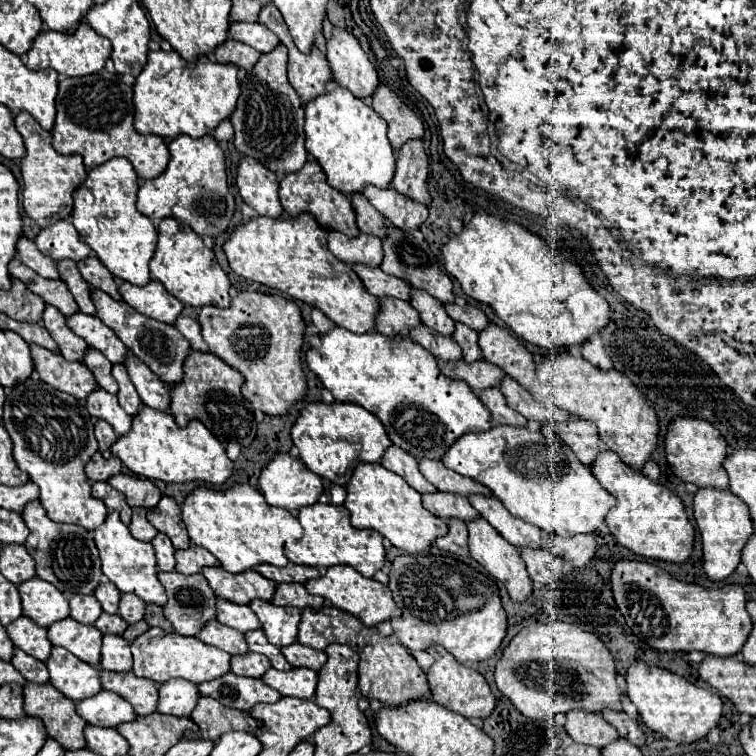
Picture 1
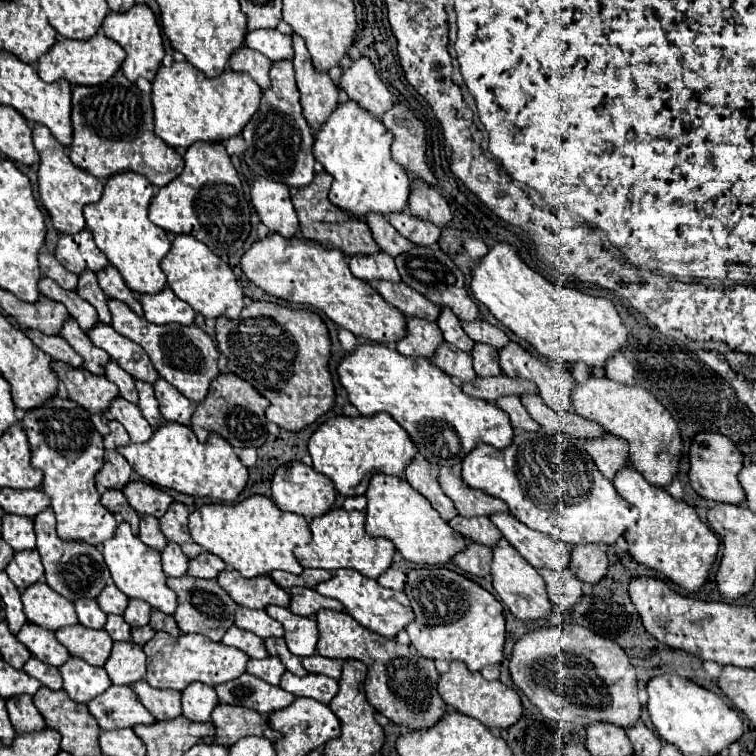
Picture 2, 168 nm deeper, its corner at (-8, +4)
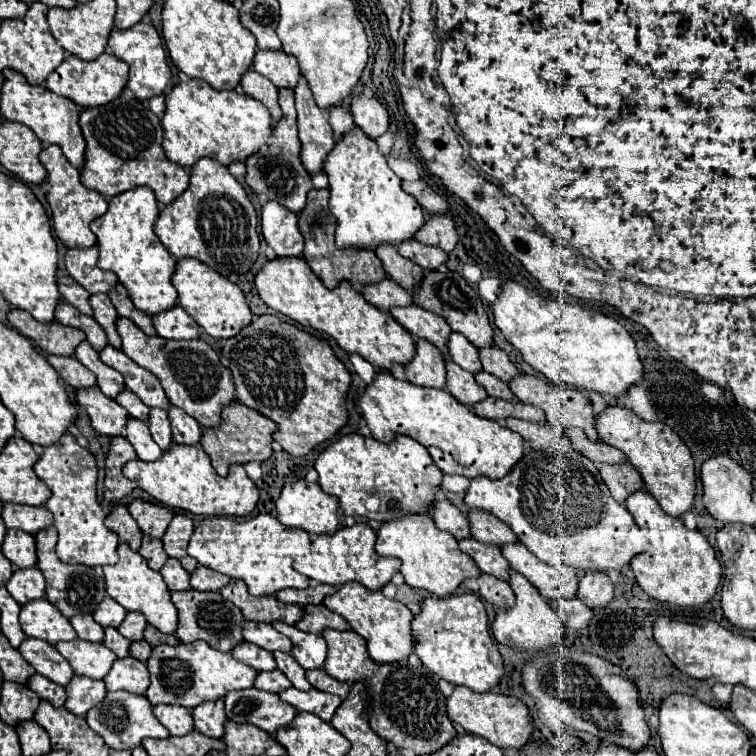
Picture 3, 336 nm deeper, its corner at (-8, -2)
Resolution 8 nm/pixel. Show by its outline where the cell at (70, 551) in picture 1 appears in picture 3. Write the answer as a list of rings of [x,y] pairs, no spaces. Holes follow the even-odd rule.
[[[56,527],[44,529],[36,535],[36,549],[38,549],[38,563],[36,567],[42,571],[46,579],[46,599],[64,615],[74,617],[82,613],[94,613],[98,603],[106,597],[104,577],[86,565],[68,565],[62,563],[56,555]]]

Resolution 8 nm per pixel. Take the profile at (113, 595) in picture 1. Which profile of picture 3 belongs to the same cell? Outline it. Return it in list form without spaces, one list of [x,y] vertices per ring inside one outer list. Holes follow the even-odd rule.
[[[104,597],[102,603],[98,605],[98,609],[94,611],[94,619],[102,627],[120,627],[120,623],[124,621],[124,617],[126,617],[126,609],[122,609],[110,597]]]

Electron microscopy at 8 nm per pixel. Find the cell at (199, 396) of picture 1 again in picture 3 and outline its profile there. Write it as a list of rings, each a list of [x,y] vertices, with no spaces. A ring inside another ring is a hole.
[[[234,401],[230,405],[224,407],[222,411],[222,425],[218,429],[206,429],[200,445],[202,449],[210,455],[214,469],[218,471],[218,475],[226,477],[228,475],[228,467],[232,463],[250,463],[250,461],[266,461],[272,455],[272,435],[276,431],[276,423],[272,419],[262,417],[258,411]]]

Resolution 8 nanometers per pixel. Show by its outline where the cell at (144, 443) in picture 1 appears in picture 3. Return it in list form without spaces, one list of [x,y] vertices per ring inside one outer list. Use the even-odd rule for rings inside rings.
[[[172,445],[158,461],[128,461],[124,465],[124,475],[132,479],[150,497],[160,501],[170,509],[182,509],[204,517],[246,517],[256,509],[258,489],[246,475],[242,465],[232,465],[228,477],[220,477],[210,463],[210,457],[202,447],[182,447]]]

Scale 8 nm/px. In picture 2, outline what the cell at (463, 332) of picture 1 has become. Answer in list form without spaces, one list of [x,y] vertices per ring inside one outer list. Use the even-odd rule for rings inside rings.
[[[474,345],[472,349],[472,357],[474,357],[474,371],[480,377],[488,377],[488,375],[502,375],[502,369],[498,365],[498,351],[490,345]]]

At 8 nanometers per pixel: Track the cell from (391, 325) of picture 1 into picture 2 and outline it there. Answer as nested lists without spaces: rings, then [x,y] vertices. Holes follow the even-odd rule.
[[[406,317],[406,335],[396,343],[396,349],[408,357],[432,357],[442,341],[444,337],[434,321]]]

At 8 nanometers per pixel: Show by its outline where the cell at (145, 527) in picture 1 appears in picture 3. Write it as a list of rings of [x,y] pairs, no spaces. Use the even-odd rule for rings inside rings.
[[[148,535],[142,539],[140,555],[146,559],[148,567],[154,569],[154,571],[160,571],[162,565],[166,563],[166,559],[168,559],[168,555],[166,555],[166,551],[162,547],[162,541],[154,539],[154,537],[148,537]]]

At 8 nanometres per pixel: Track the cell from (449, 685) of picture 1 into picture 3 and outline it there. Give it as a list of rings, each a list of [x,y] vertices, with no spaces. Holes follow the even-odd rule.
[[[456,687],[452,697],[448,699],[448,717],[464,727],[466,733],[474,733],[478,737],[484,737],[492,745],[500,749],[516,749],[520,751],[534,733],[534,721],[530,717],[528,707],[516,699],[506,695],[496,695],[492,691],[488,693],[474,693],[468,687]]]

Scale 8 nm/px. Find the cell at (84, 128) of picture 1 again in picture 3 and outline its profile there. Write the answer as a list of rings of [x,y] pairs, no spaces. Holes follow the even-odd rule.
[[[124,95],[114,99],[112,103],[104,105],[104,107],[96,107],[96,109],[84,109],[80,115],[80,127],[86,139],[86,165],[82,167],[82,183],[88,189],[98,191],[100,195],[104,195],[106,199],[112,199],[132,187],[140,187],[146,185],[154,191],[156,199],[162,205],[170,205],[178,195],[182,195],[182,191],[188,187],[188,173],[184,167],[172,163],[166,159],[164,151],[162,151],[162,139],[164,139],[164,131],[160,125],[160,119],[138,99],[126,99]]]

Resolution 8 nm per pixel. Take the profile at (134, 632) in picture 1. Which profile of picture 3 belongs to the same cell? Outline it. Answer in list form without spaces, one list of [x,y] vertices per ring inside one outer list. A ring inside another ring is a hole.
[[[142,639],[142,641],[134,641],[132,645],[130,645],[130,655],[134,657],[134,659],[140,659],[140,661],[148,661],[148,657],[150,657],[150,651],[152,651],[152,647]]]

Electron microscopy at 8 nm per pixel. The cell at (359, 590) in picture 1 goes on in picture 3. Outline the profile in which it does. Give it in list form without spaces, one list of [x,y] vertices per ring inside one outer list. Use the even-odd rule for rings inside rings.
[[[346,583],[338,589],[336,595],[326,597],[324,605],[342,615],[350,629],[354,633],[358,633],[360,637],[366,639],[368,643],[368,655],[372,661],[384,665],[384,663],[398,663],[398,661],[406,661],[412,653],[412,645],[414,645],[414,635],[412,635],[412,613],[406,605],[402,605],[400,601],[392,601],[388,597],[384,597],[380,591],[372,593],[366,587],[362,587],[360,583]]]

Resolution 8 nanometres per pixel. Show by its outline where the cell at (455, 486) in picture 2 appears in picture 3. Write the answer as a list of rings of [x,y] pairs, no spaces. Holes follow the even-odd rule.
[[[470,511],[468,521],[472,527],[472,537],[480,543],[496,547],[516,543],[516,535],[510,531],[510,527],[506,527],[506,523],[486,511]]]

